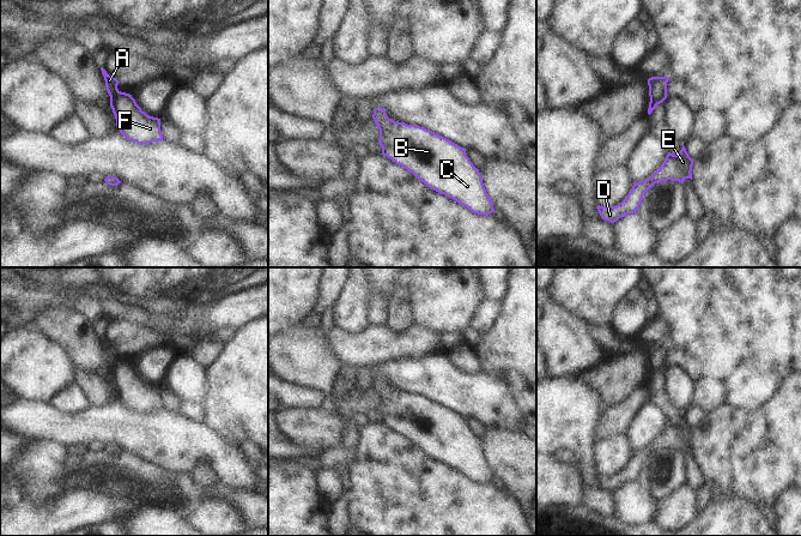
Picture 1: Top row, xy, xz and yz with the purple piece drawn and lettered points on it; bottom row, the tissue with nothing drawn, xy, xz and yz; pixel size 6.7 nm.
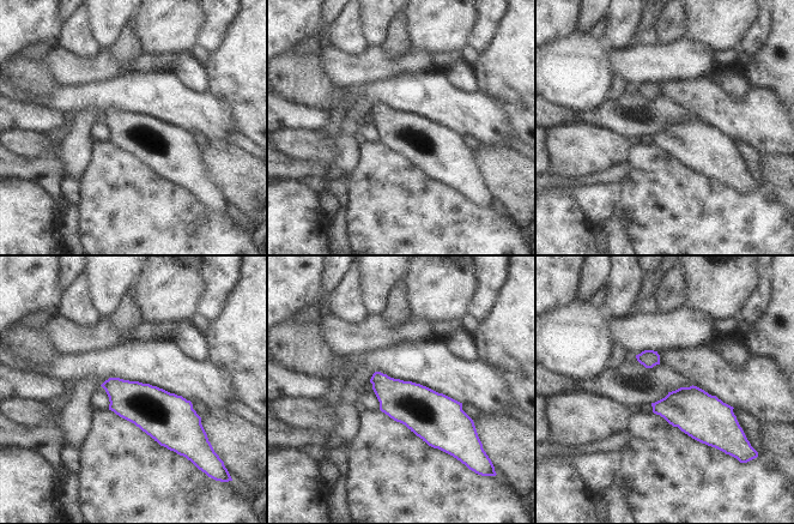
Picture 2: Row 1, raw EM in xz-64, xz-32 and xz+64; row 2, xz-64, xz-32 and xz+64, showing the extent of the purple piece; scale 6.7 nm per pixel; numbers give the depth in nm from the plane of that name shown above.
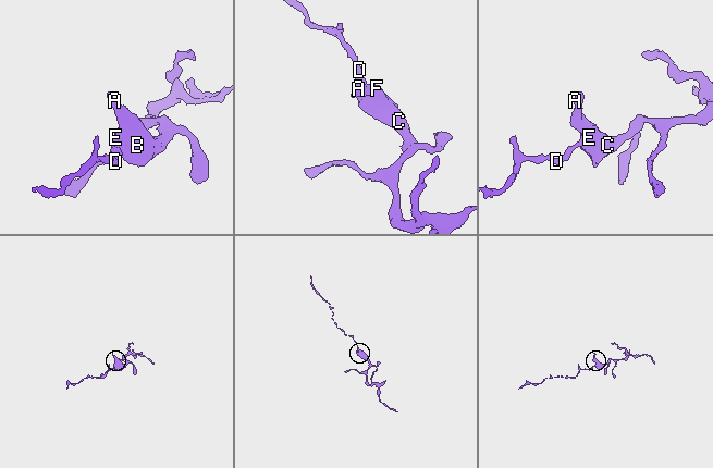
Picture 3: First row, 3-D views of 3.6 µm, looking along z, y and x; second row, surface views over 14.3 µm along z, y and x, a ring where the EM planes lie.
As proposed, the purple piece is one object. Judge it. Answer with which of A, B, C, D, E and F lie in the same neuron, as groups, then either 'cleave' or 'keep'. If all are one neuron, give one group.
A B C D E F; keep

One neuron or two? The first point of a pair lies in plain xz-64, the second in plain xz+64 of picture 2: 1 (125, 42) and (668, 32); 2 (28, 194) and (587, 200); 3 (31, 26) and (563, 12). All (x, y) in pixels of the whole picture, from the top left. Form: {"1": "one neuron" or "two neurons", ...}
{"1": "one neuron", "2": "two neurons", "3": "one neuron"}

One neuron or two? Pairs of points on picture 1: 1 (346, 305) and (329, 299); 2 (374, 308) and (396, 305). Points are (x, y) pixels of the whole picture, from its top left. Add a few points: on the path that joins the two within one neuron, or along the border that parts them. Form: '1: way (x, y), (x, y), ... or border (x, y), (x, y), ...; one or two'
1: border (346, 279), (339, 297), (329, 308); two
2: border (402, 284), (388, 300), (388, 319), (383, 325); two

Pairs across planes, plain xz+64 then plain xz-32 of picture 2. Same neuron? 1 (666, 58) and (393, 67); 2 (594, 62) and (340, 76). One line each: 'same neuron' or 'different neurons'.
1: same neuron
2: different neurons

